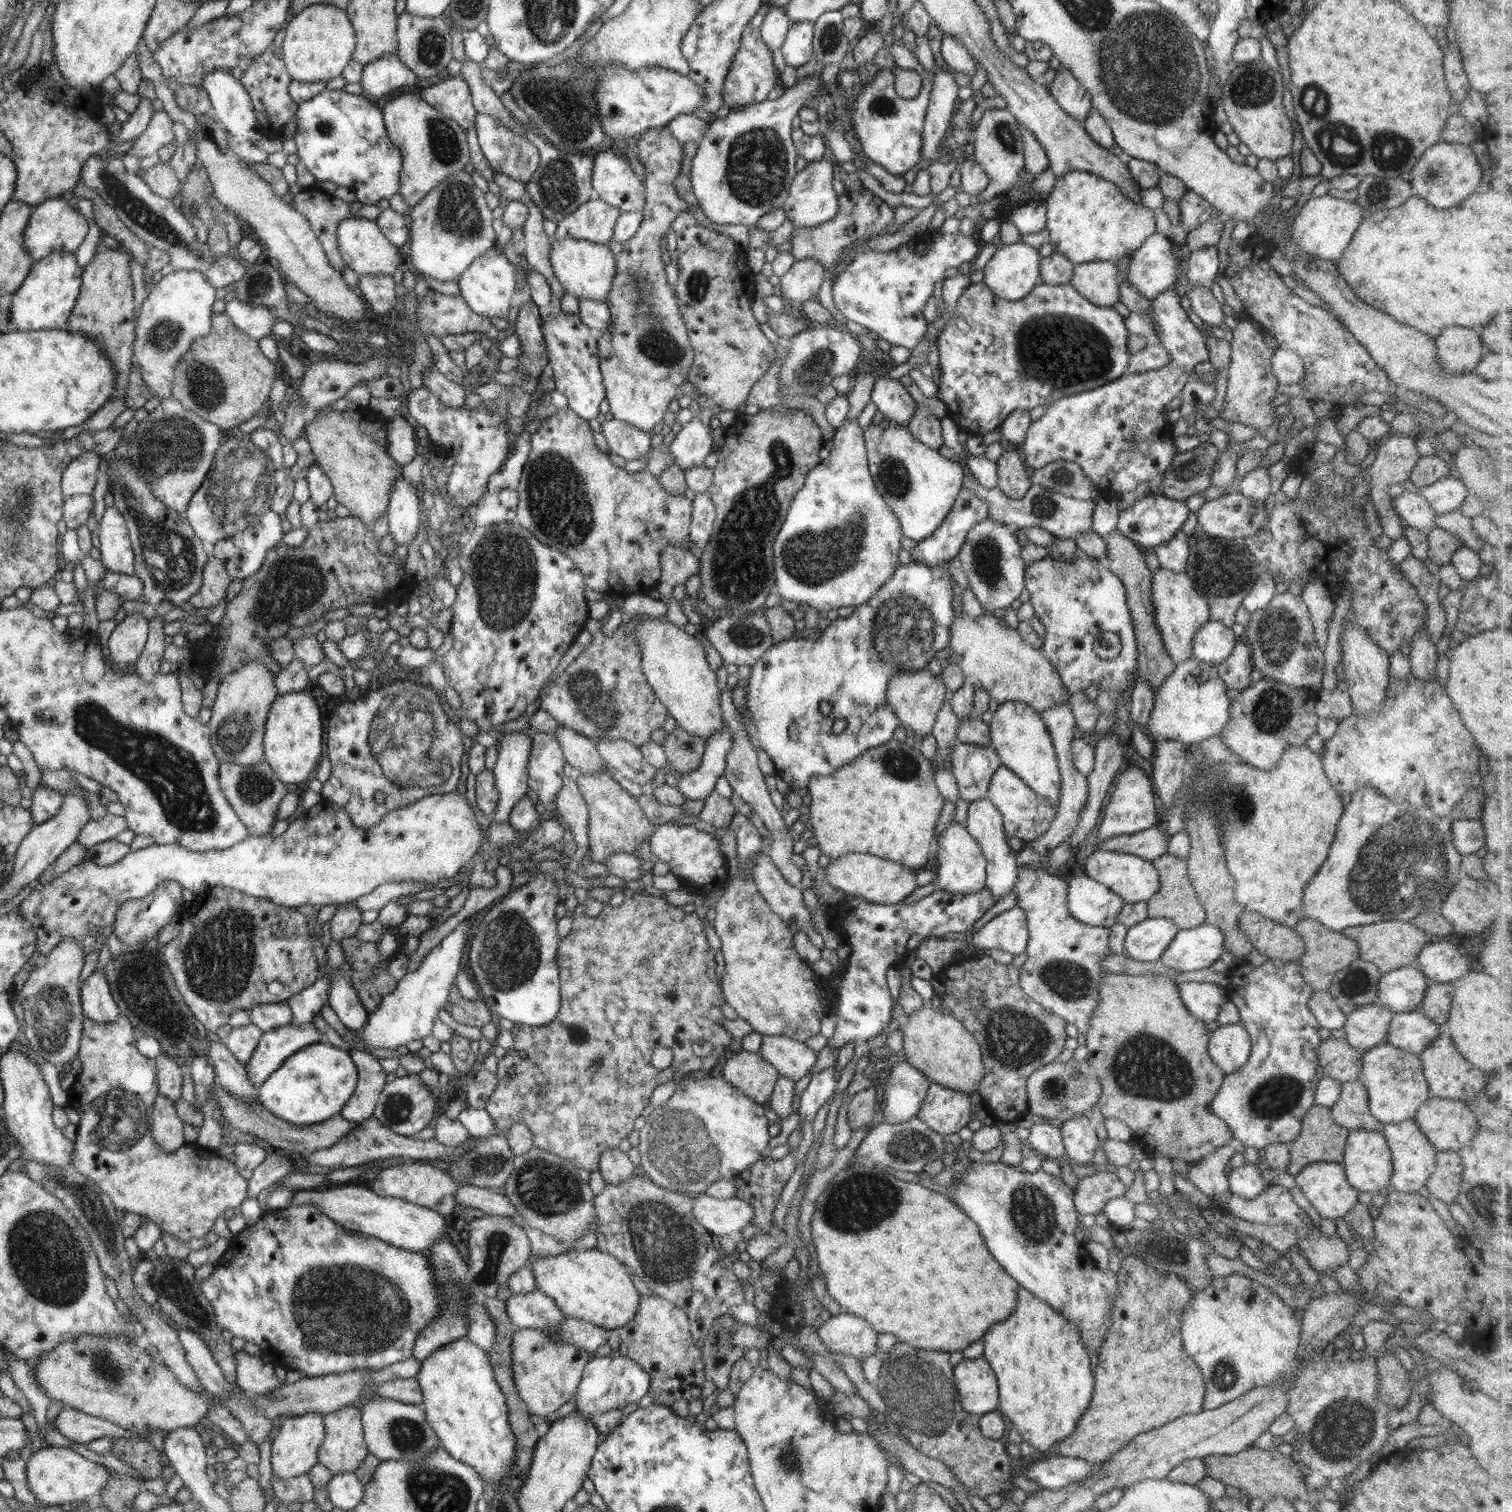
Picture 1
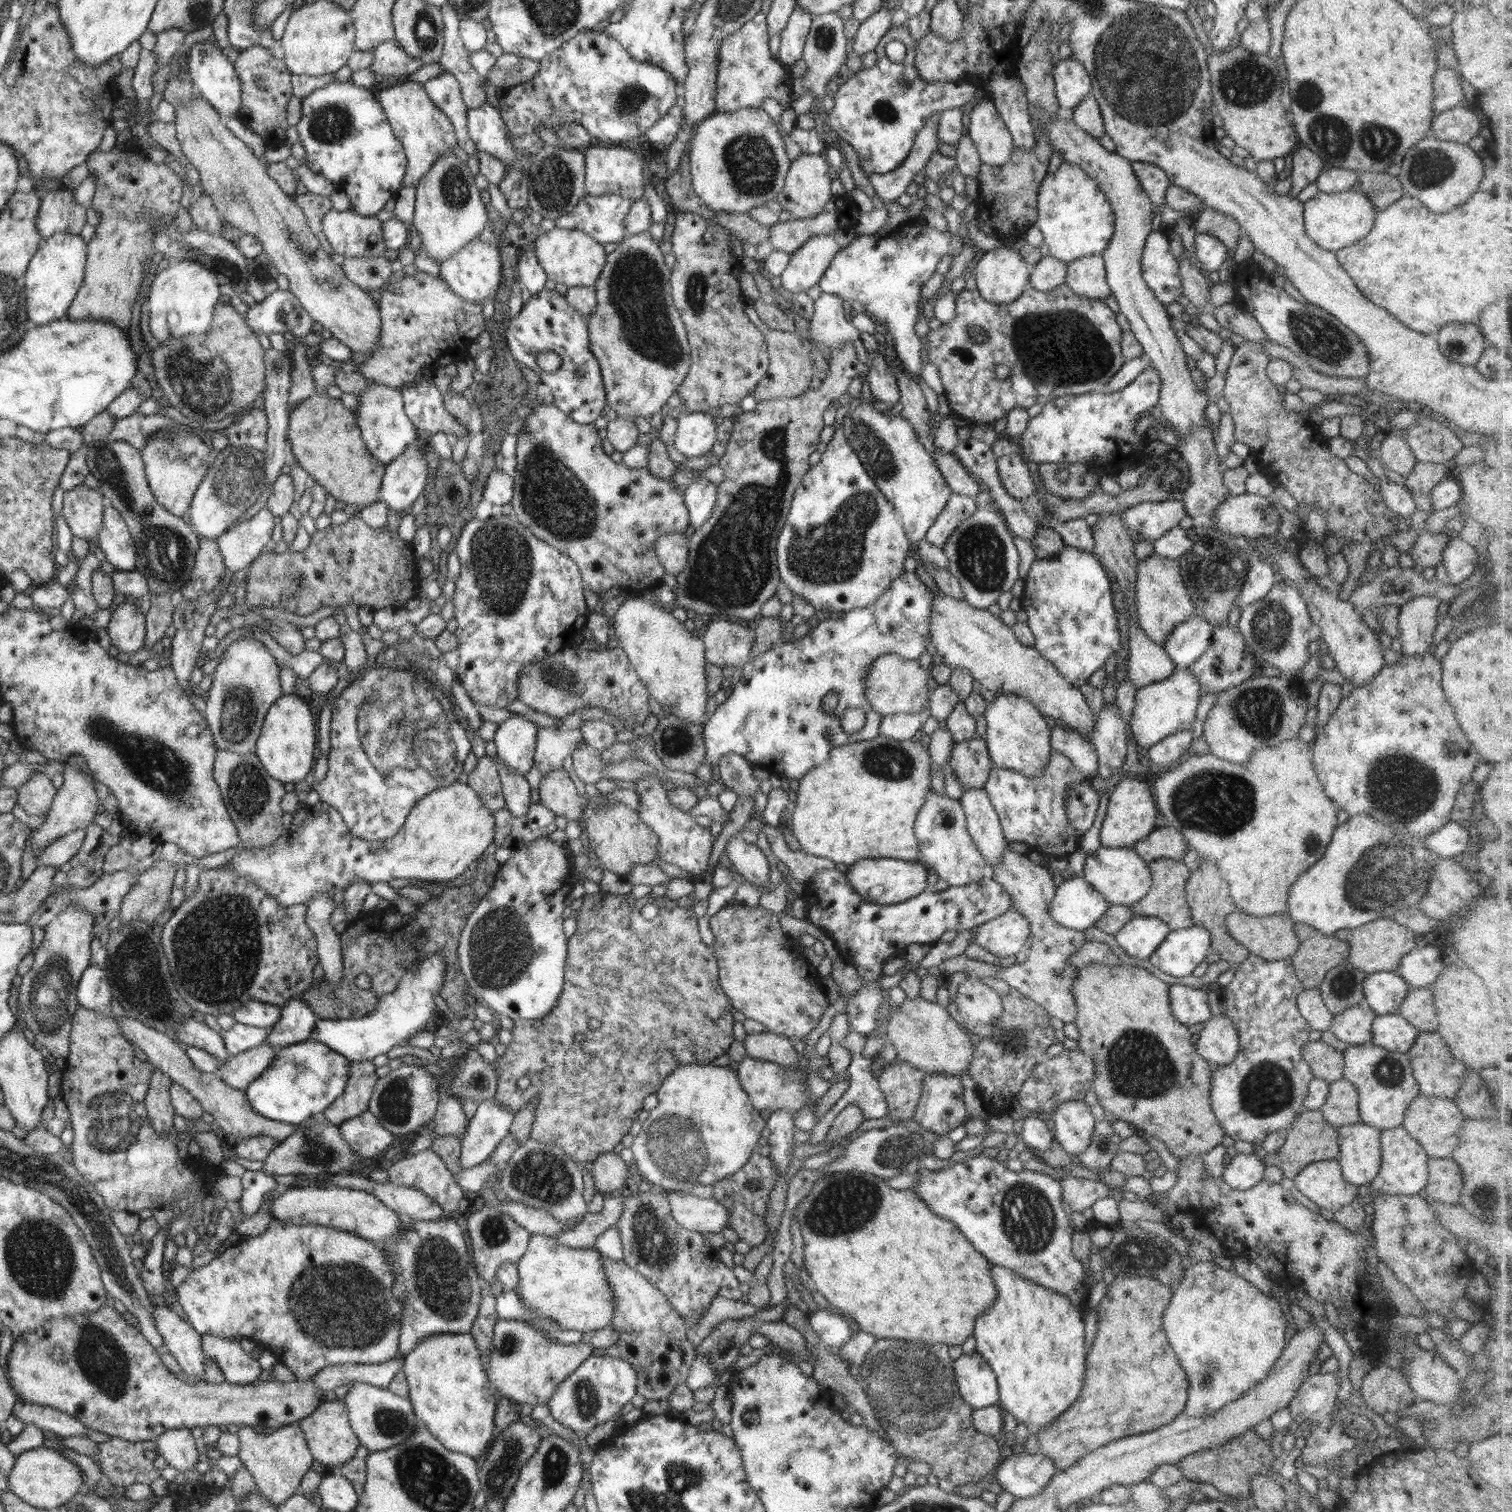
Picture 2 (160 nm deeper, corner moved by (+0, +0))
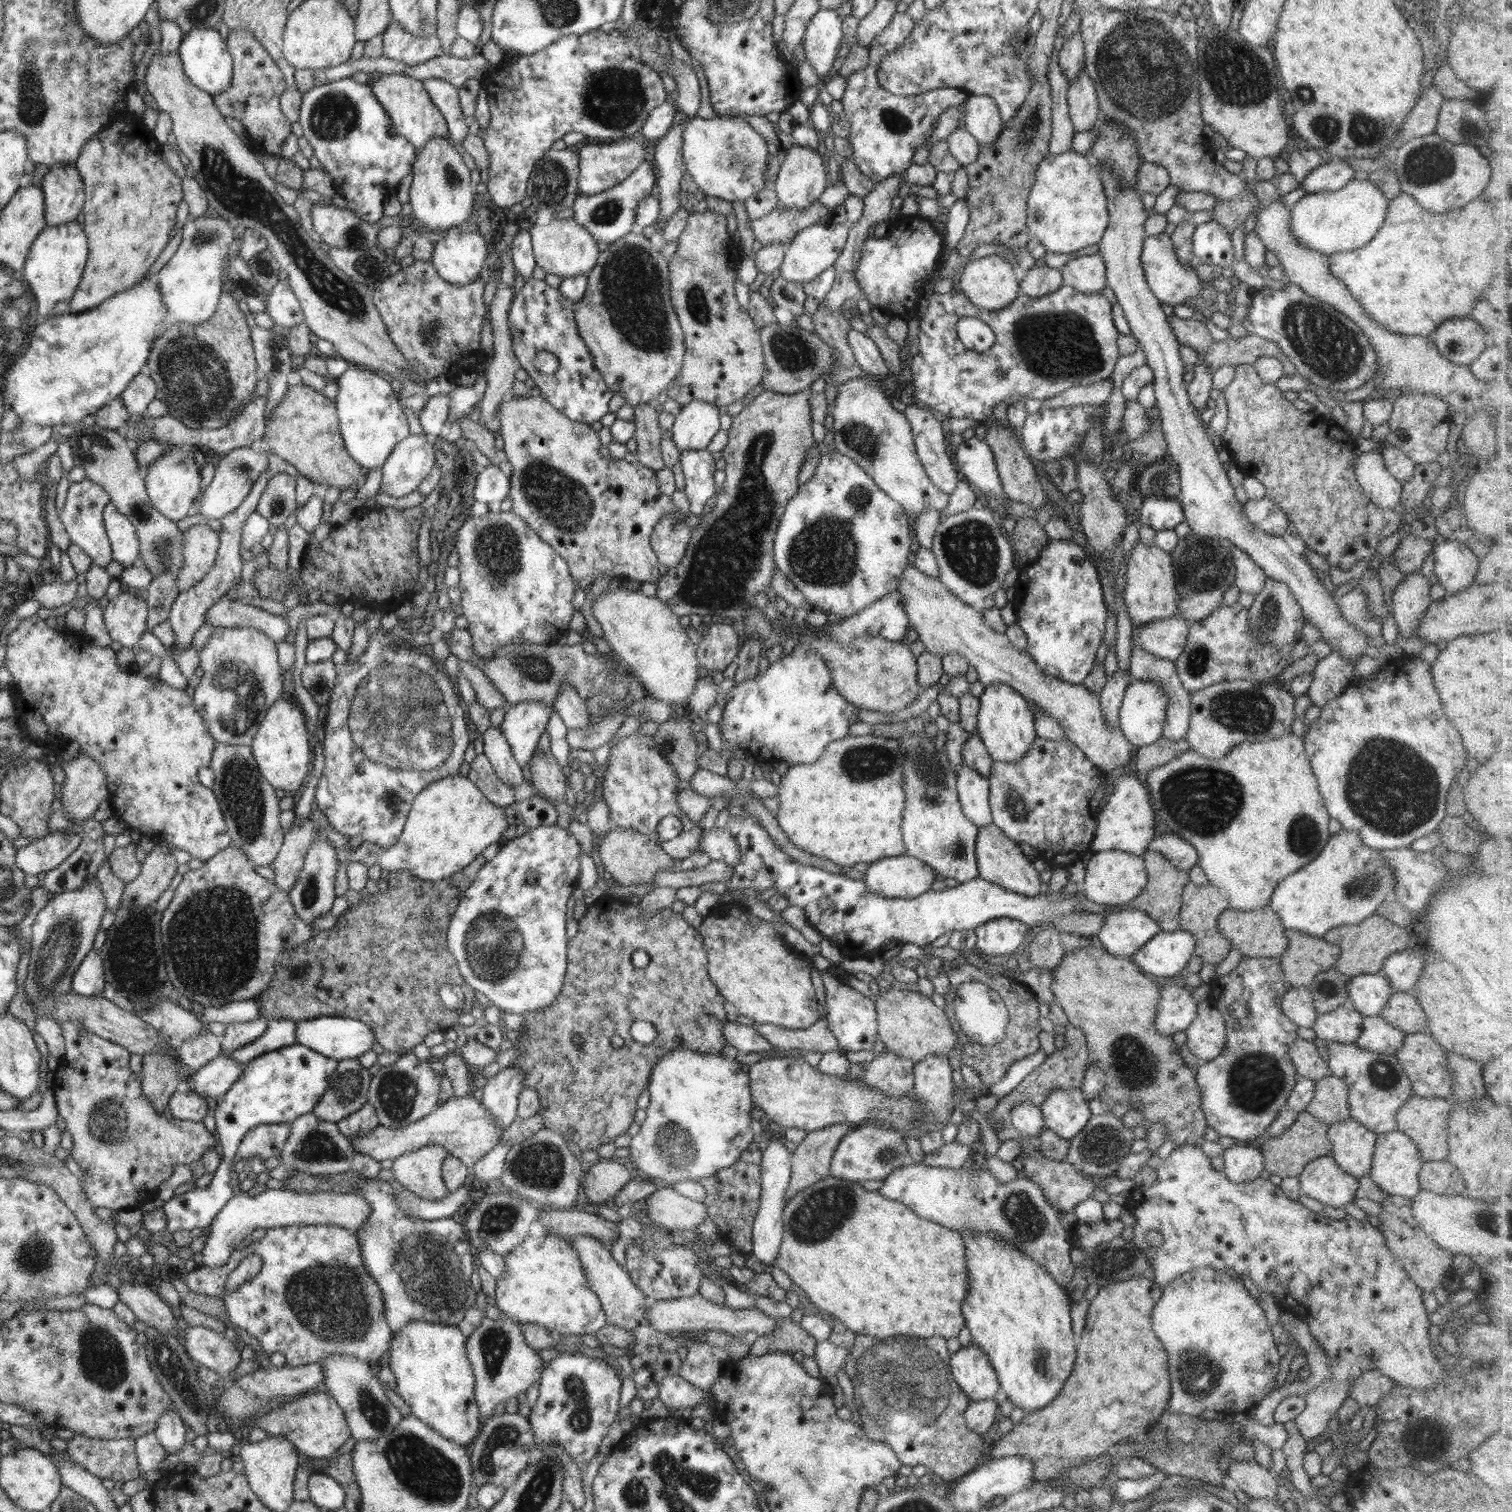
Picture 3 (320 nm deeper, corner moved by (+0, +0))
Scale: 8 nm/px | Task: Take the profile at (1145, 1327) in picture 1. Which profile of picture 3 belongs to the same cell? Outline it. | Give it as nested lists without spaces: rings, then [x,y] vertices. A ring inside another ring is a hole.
[[[1144,1278],[1116,1282],[1102,1288],[1090,1302],[1082,1341],[1076,1344],[1076,1366],[1060,1394],[1043,1409],[1026,1412],[1019,1424],[994,1441],[986,1450],[984,1458],[1025,1456],[1033,1462],[1035,1480],[1050,1481],[1061,1476],[1071,1466],[1080,1466],[1106,1453],[1109,1446],[1148,1430],[1168,1409],[1171,1395],[1170,1378],[1166,1370],[1168,1354],[1164,1352],[1164,1346],[1152,1328],[1152,1310],[1156,1302],[1160,1301],[1162,1293],[1161,1286]]]

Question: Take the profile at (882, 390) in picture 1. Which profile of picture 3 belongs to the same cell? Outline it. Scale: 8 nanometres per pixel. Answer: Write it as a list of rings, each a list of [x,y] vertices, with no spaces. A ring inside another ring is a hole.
[[[850,327],[847,339],[856,363],[864,370],[866,376],[870,376],[877,381],[883,379],[889,373],[880,350],[870,337],[864,336],[862,332]]]

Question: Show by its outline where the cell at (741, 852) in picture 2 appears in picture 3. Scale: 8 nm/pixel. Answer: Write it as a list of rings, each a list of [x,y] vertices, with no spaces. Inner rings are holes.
[[[714,827],[710,830],[704,830],[702,835],[704,836],[700,840],[699,850],[705,852],[711,860],[725,862],[732,868],[740,864],[740,847],[738,847],[738,842],[728,833],[726,828],[717,829]]]

